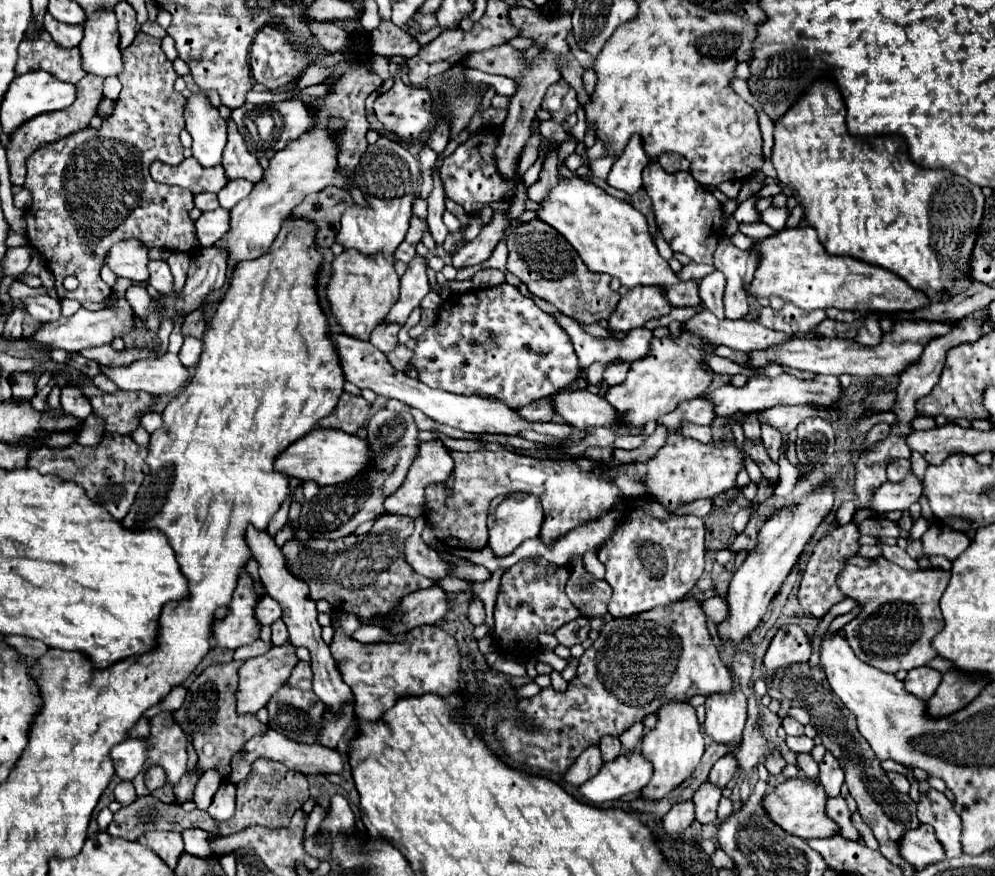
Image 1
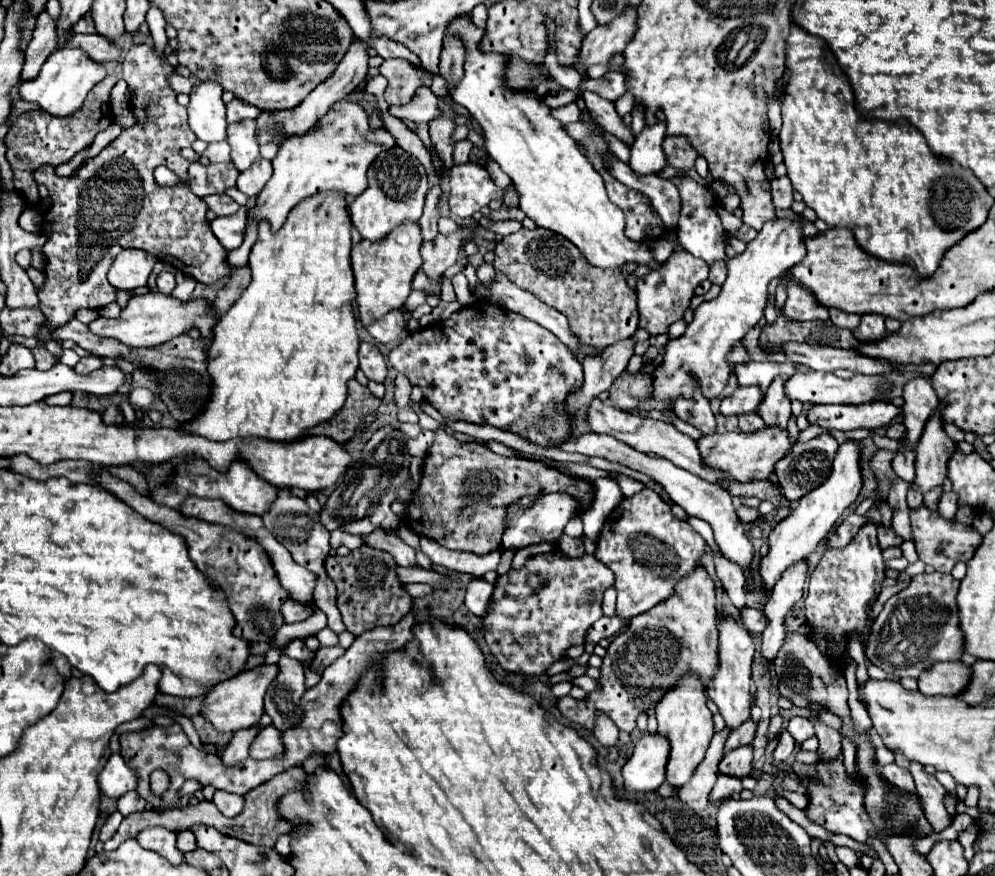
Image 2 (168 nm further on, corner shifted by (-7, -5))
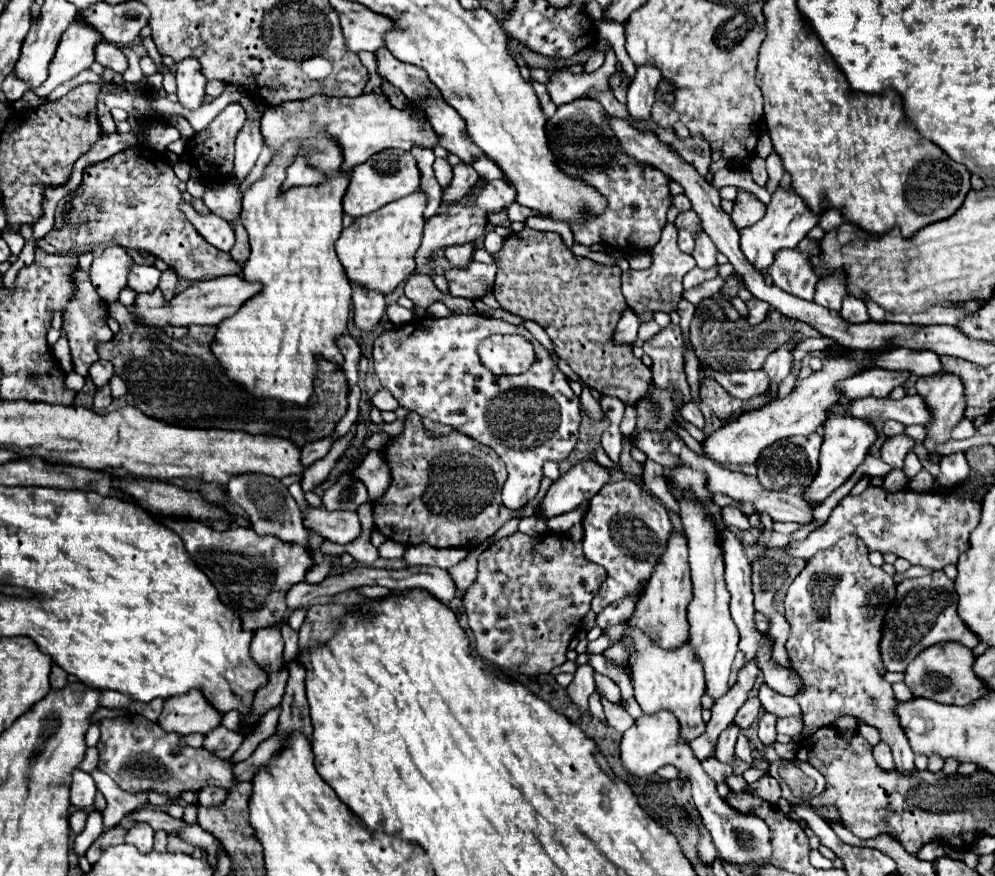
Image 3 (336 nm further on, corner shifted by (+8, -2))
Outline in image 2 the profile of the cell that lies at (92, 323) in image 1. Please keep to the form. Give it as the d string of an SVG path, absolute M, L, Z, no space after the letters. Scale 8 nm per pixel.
M147 292L143 296L135 296L129 300L129 306L121 312L117 320L113 318L97 318L89 324L91 332L103 336L103 338L117 338L119 342L127 346L159 346L163 342L173 340L179 334L185 334L193 326L201 330L203 336L209 336L215 324L221 320L221 314L217 314L207 298L197 298L189 302L181 302L171 294L159 294L159 292Z

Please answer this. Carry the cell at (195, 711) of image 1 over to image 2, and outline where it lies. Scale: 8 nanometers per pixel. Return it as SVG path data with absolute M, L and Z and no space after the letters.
M191 716L191 720L193 720L195 730L197 730L197 734L199 734L199 738L201 738L203 742L213 742L213 744L223 746L223 744L227 744L227 742L231 740L231 736L233 736L233 734L221 734L221 732L217 732L203 716Z

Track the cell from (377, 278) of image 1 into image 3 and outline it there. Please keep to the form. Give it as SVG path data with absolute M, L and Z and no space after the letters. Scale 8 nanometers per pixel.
M414 191L404 199L380 207L380 211L374 211L372 215L364 215L364 219L354 219L352 225L342 231L336 241L336 253L350 283L388 295L414 273L414 255L420 247L422 235L420 227L424 227L424 207L426 195L422 191Z

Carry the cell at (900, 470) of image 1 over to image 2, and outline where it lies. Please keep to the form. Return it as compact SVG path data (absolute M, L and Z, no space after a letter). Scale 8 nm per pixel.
M901 450L899 454L895 454L893 462L891 462L895 474L903 480L907 480L909 484L915 480L915 452L913 450Z

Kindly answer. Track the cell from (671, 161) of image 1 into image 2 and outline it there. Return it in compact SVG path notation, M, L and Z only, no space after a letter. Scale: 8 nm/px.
M665 138L663 140L663 152L667 158L667 164L673 168L689 170L695 166L695 150L687 138Z

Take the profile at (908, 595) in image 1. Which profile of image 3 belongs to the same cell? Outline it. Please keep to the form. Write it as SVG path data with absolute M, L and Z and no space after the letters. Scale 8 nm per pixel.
M936 571L928 577L902 581L896 587L896 597L890 603L882 623L880 655L886 671L904 671L918 653L944 641L956 641L964 647L978 645L976 635L970 635L968 627L964 627L962 619L956 615L954 581L950 581L944 571Z

